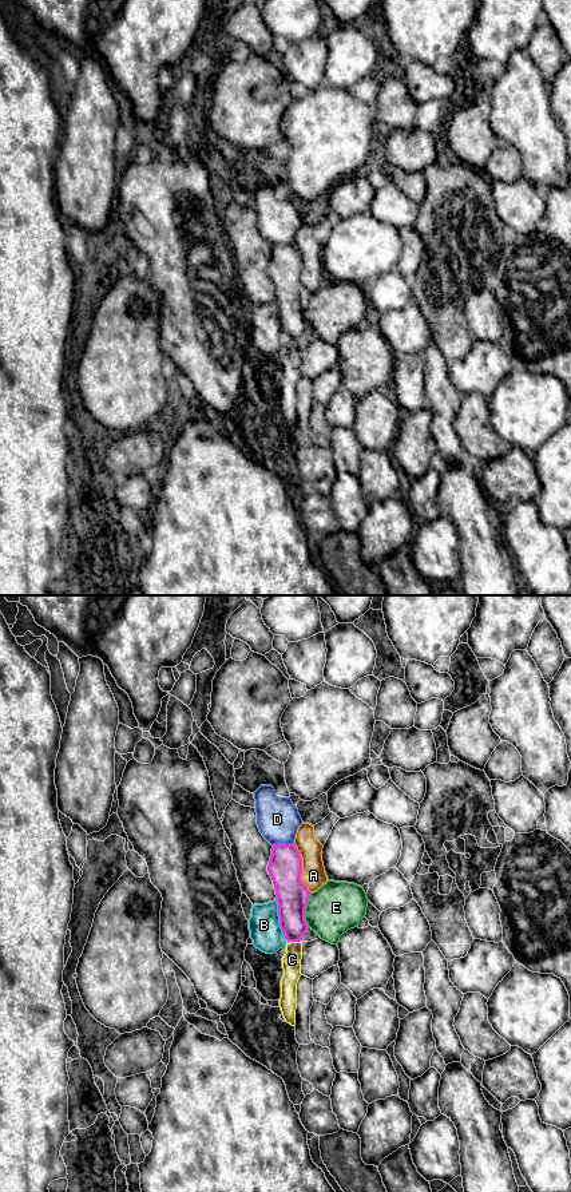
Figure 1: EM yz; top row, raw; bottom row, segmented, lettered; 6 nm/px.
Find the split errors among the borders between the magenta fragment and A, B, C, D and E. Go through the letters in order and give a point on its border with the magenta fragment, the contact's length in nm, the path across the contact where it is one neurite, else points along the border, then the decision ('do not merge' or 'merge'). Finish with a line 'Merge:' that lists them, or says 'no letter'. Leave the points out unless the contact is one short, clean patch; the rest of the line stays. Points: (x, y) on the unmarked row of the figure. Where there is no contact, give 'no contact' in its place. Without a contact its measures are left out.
A: contact yz (301, 269); length 320 nm; merge
B: contact yz (280, 320); length 260 nm; do not merge
C: contact yz (296, 341); length 70 nm; do not merge
D: contact yz (282, 244); length 140 nm; do not merge
E: contact yz (304, 311); length 220 nm; do not merge
Merge: A

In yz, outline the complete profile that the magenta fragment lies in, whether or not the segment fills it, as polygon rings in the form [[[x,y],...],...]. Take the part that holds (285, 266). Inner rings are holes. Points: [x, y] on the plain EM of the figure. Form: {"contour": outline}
{"contour": [[[309,223],[298,227],[293,245],[273,245],[267,273],[277,296],[279,328],[288,342],[302,341],[309,329],[305,309],[310,294],[328,282],[322,249]]]}

